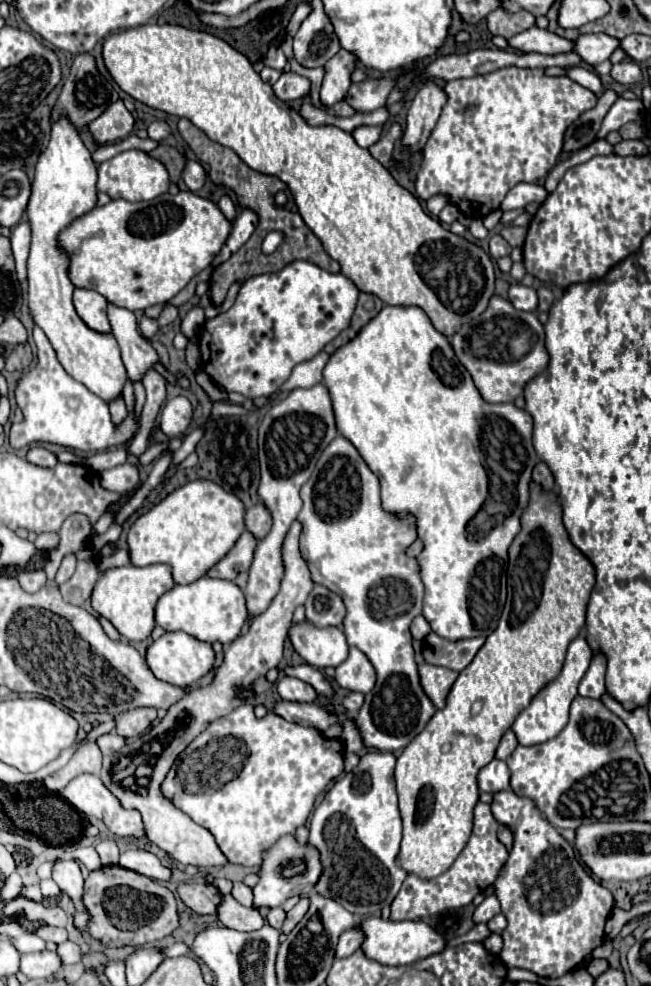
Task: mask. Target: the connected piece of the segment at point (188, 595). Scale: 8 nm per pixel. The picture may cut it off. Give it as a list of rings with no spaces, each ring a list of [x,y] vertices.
[[[201,577],[191,585],[175,585],[167,591],[155,609],[155,621],[165,631],[185,631],[199,641],[230,644],[239,637],[241,627],[247,619],[247,607],[243,591],[233,581]]]

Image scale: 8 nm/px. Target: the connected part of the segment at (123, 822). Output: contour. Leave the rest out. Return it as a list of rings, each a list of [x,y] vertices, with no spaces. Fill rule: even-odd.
[[[79,775],[75,779],[69,781],[69,785],[63,791],[63,797],[77,809],[81,811],[87,819],[101,819],[107,829],[117,835],[117,837],[125,837],[125,839],[143,839],[145,837],[145,825],[139,817],[139,813],[135,813],[135,809],[123,809],[123,805],[119,805],[119,799],[103,785],[103,781],[97,775]]]

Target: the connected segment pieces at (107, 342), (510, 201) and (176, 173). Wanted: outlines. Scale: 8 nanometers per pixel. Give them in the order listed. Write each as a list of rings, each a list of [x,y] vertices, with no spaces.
[[[59,117],[51,123],[51,139],[47,149],[39,155],[35,165],[33,191],[27,205],[27,217],[31,225],[31,253],[27,261],[29,271],[29,313],[33,321],[45,331],[63,369],[77,381],[81,381],[89,391],[105,399],[107,403],[121,395],[127,381],[125,365],[121,361],[121,351],[111,337],[111,333],[95,333],[73,307],[73,283],[69,279],[69,257],[65,249],[59,247],[59,233],[71,225],[71,221],[89,213],[97,203],[97,165],[91,153],[83,145],[79,131]]]
[[[519,183],[515,185],[507,197],[501,201],[499,209],[501,211],[511,211],[511,209],[523,209],[527,203],[531,201],[537,201],[537,203],[543,203],[547,197],[547,191],[543,185],[537,185],[537,183]]]
[[[159,145],[157,149],[149,151],[149,155],[165,165],[165,169],[169,171],[173,183],[179,181],[179,177],[181,177],[181,173],[183,173],[183,167],[185,167],[185,157],[183,157],[177,149],[173,149],[173,147],[169,147],[169,145]]]

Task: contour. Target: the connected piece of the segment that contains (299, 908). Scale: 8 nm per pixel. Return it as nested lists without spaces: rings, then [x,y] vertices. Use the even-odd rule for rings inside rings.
[[[301,897],[299,903],[287,913],[287,919],[285,919],[281,931],[283,931],[283,933],[289,933],[289,931],[303,919],[303,915],[307,913],[307,909],[309,909],[309,899],[307,899],[307,897]]]

